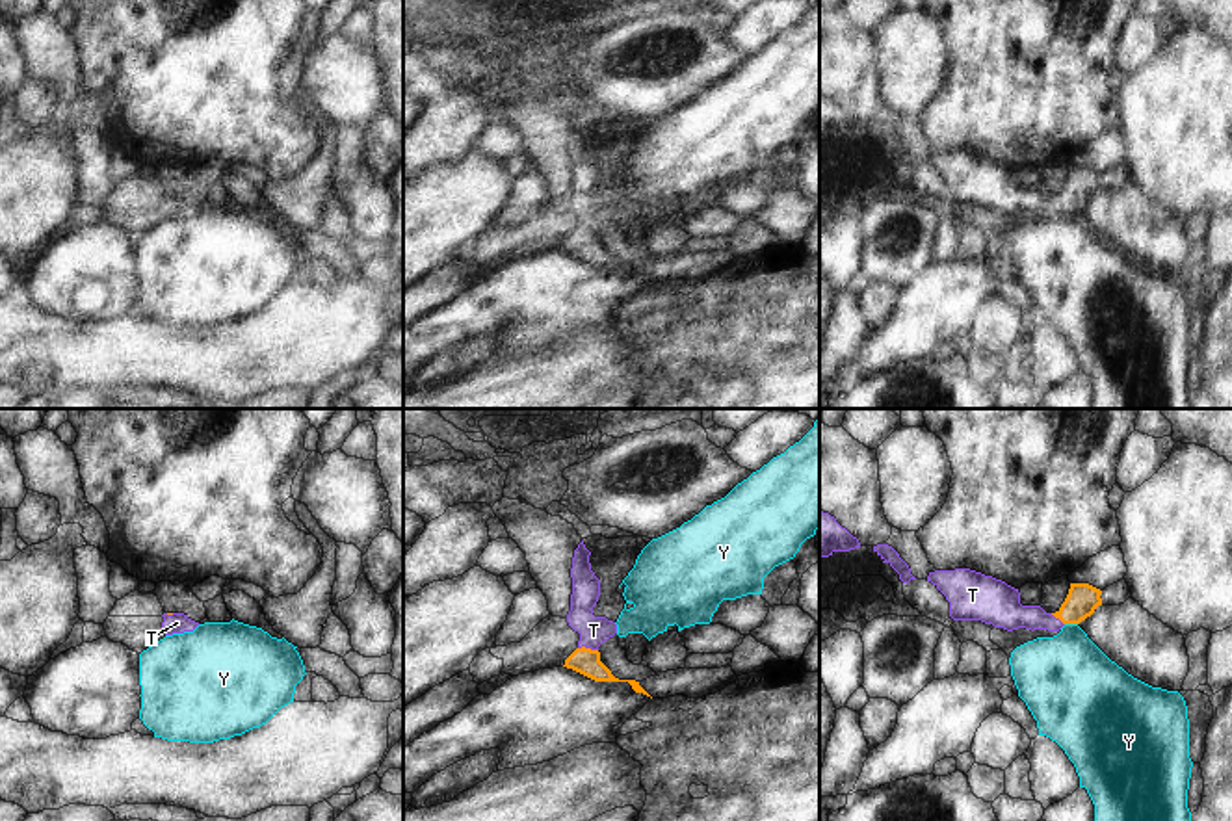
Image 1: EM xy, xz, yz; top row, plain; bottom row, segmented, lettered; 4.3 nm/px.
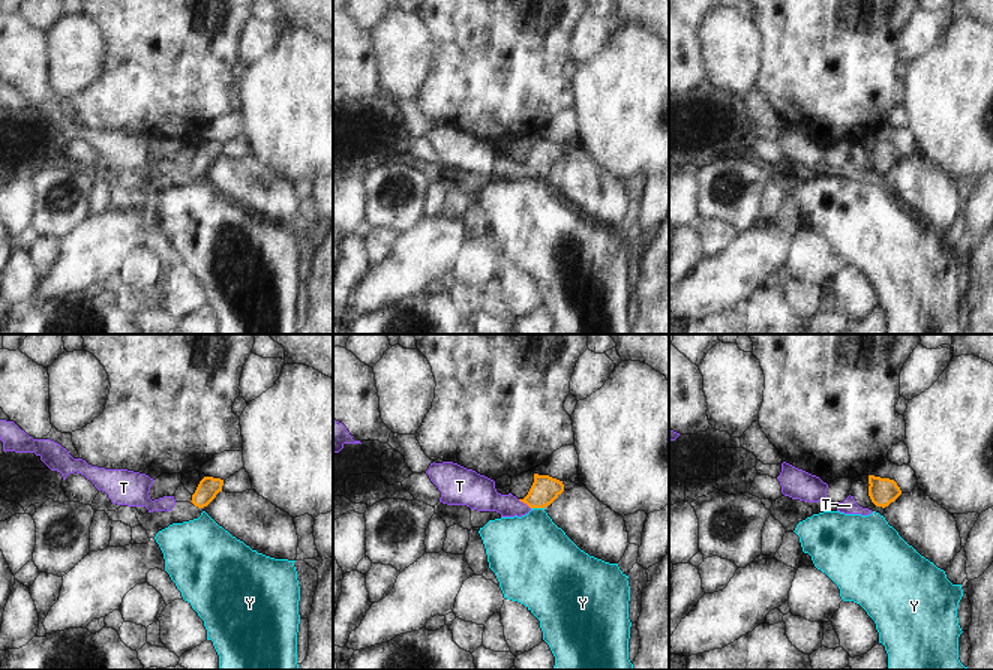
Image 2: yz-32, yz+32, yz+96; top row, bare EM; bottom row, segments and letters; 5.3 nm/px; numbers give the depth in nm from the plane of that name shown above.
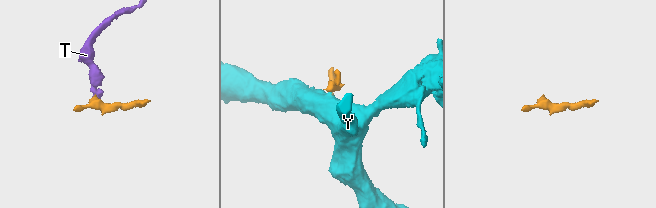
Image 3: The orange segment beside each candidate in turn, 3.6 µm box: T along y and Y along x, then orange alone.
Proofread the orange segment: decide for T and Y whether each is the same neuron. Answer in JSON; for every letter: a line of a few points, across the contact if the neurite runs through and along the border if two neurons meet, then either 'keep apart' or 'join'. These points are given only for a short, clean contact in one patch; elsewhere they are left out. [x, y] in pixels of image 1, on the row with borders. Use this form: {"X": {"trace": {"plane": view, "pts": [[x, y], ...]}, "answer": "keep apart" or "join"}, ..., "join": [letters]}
{"T": {"trace": {"plane": "xz", "pts": [[586, 662], [588, 649], [593, 630]]}, "answer": "join"}, "Y": {"trace": {"plane": "yz", "pts": [[1065, 623], [1076, 625]]}, "answer": "keep apart"}, "join": ["T"]}

